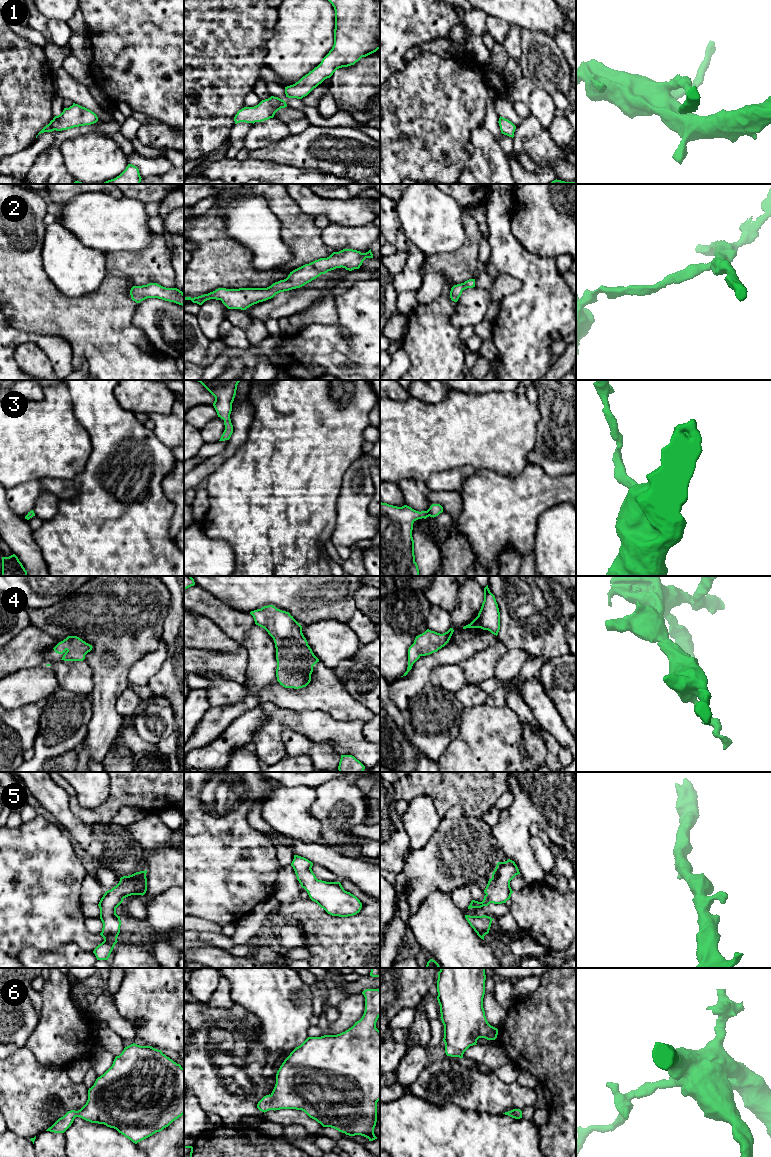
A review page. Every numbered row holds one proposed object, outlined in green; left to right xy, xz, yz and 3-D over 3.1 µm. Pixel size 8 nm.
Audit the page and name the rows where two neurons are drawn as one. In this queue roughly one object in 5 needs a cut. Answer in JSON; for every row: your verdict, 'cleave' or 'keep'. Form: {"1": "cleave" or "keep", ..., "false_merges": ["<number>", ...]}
{"1": "keep", "2": "keep", "3": "keep", "4": "keep", "5": "keep", "6": "keep", "false_merges": []}

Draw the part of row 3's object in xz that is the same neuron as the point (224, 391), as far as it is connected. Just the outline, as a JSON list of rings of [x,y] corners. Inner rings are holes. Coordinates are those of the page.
[[[196,380],[200,382],[214,397],[213,406],[218,417],[224,420],[225,430],[219,441],[229,440],[233,433],[230,414],[237,385],[240,380]]]

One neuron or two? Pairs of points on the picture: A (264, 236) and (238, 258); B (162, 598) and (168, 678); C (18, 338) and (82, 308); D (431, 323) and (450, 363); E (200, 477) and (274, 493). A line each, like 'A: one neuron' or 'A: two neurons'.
A: two neurons
B: two neurons
C: two neurons
D: one neuron
E: two neurons

